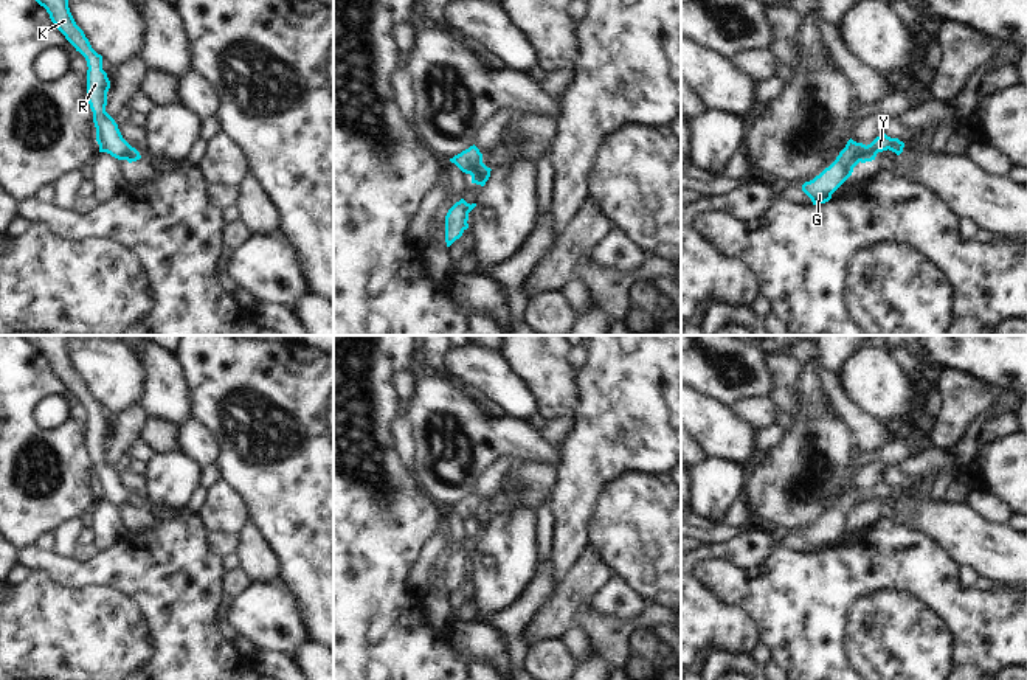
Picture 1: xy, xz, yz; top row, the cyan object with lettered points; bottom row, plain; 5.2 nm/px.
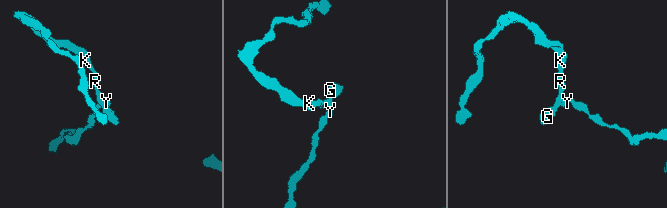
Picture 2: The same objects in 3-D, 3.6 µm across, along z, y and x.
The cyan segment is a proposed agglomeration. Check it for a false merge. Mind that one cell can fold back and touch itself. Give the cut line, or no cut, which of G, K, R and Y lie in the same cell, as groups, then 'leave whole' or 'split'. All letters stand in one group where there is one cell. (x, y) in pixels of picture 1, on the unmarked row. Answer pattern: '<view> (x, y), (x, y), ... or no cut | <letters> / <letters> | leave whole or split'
yz (864, 492), (858, 508) | G K R / Y | split

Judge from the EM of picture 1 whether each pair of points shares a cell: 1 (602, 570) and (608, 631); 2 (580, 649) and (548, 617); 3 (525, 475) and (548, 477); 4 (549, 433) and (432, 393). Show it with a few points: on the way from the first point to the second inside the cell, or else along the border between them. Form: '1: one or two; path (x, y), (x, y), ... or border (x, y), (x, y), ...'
1: two; border (593, 596), (579, 609), (576, 621)
2: two; border (576, 624), (568, 631)
3: one; path (531, 475), (542, 475)
4: two; border (540, 430), (560, 449)

